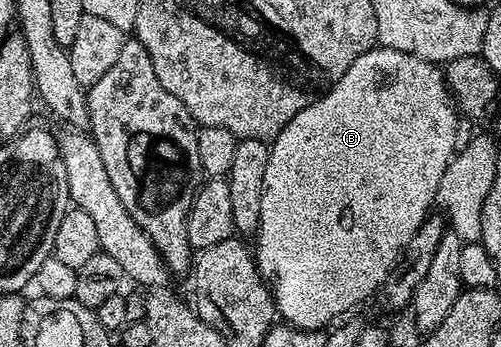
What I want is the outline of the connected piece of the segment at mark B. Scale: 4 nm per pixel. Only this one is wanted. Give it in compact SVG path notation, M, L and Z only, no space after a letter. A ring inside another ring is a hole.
M375 47L360 55L360 59L356 59L356 63L352 63L352 67L344 71L344 75L322 96L321 101L304 107L304 111L293 117L284 127L284 131L280 131L280 135L276 135L269 142L270 154L268 167L264 171L260 219L256 230L258 246L255 244L252 252L258 269L262 272L263 281L272 287L277 316L285 324L293 325L295 329L325 330L331 323L346 315L341 313L356 308L361 301L368 300L373 293L375 296L381 290L398 265L398 258L408 247L412 235L416 235L420 223L424 223L431 216L430 207L435 204L440 179L444 178L445 169L449 167L459 144L458 121L460 122L460 114L450 95L450 88L446 86L446 74L435 62L425 61L417 55L408 55L404 51Z

